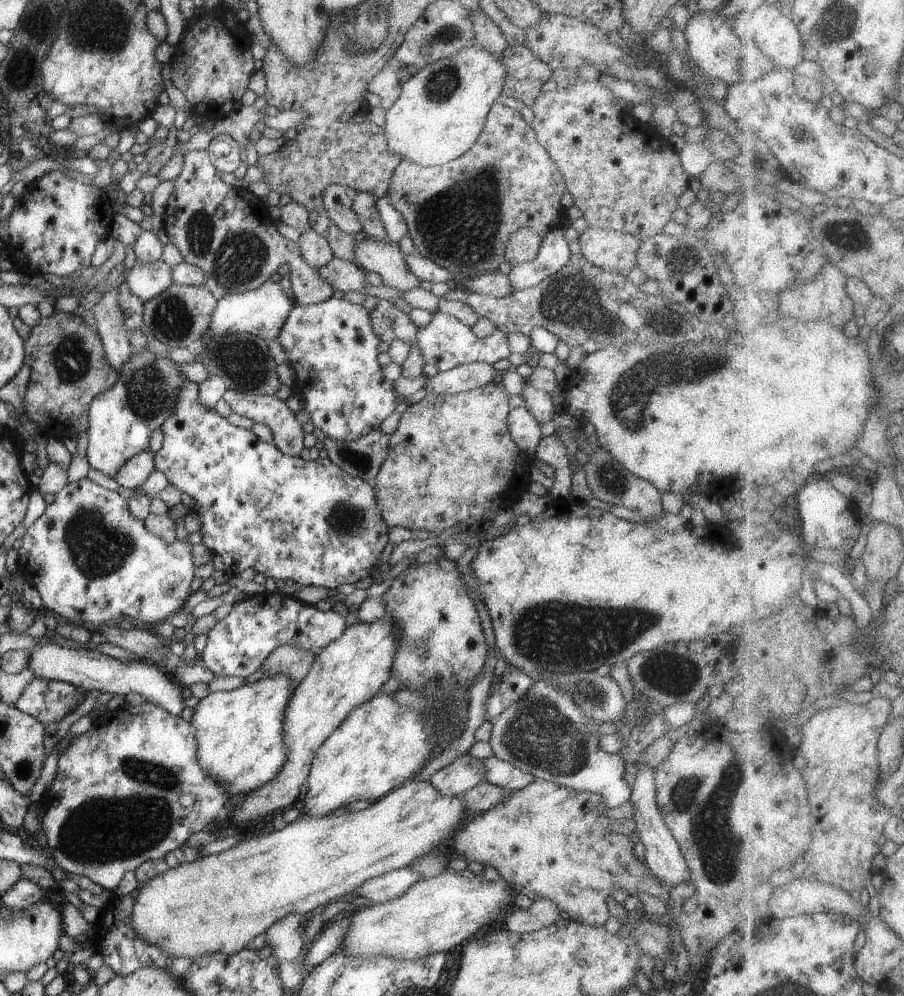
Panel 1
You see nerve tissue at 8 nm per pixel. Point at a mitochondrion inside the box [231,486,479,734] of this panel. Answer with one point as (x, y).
(346, 520)

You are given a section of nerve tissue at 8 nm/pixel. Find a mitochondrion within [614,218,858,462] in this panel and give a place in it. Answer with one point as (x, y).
(683, 259)

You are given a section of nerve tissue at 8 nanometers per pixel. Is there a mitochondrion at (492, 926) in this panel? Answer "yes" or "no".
no

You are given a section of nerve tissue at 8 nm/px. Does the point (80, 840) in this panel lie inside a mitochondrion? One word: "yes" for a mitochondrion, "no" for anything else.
yes

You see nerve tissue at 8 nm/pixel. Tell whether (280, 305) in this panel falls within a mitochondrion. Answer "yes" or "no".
no

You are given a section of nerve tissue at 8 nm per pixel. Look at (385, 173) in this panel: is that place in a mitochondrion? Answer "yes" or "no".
no

